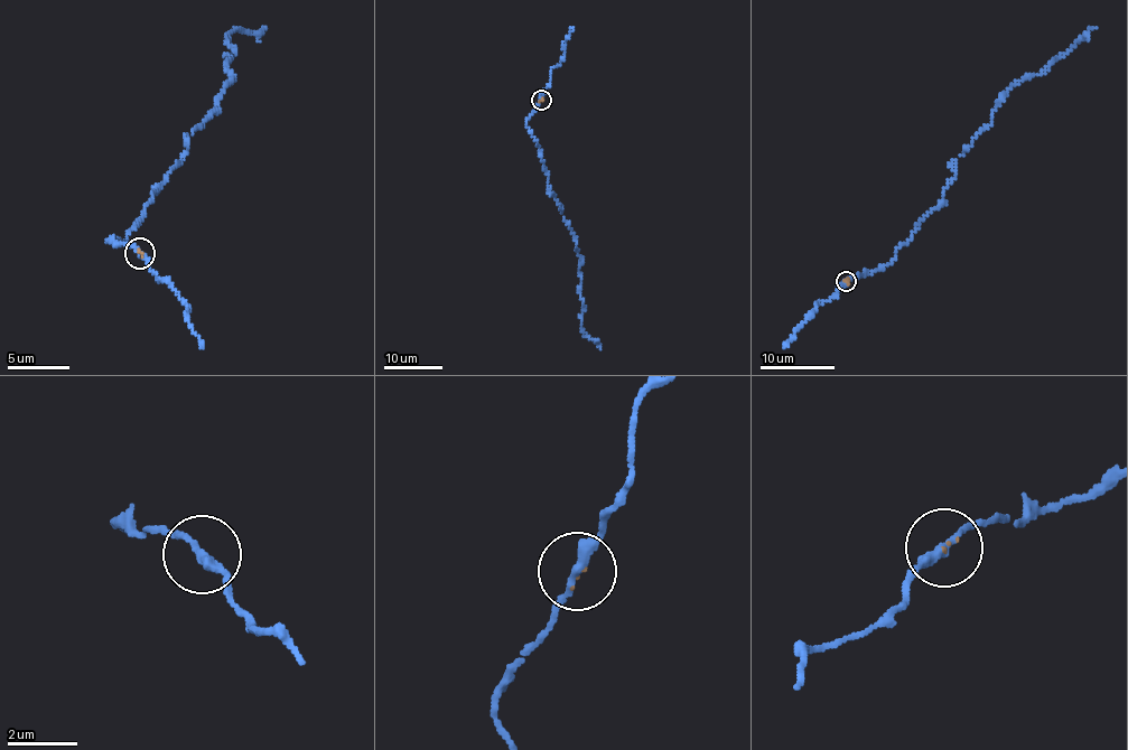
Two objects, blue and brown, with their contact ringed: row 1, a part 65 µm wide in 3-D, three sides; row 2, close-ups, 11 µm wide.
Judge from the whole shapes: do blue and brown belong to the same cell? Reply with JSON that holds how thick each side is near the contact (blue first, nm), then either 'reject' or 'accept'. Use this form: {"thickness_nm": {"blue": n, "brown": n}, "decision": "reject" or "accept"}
{"thickness_nm": {"blue": 260, "brown": 60}, "decision": "accept"}

